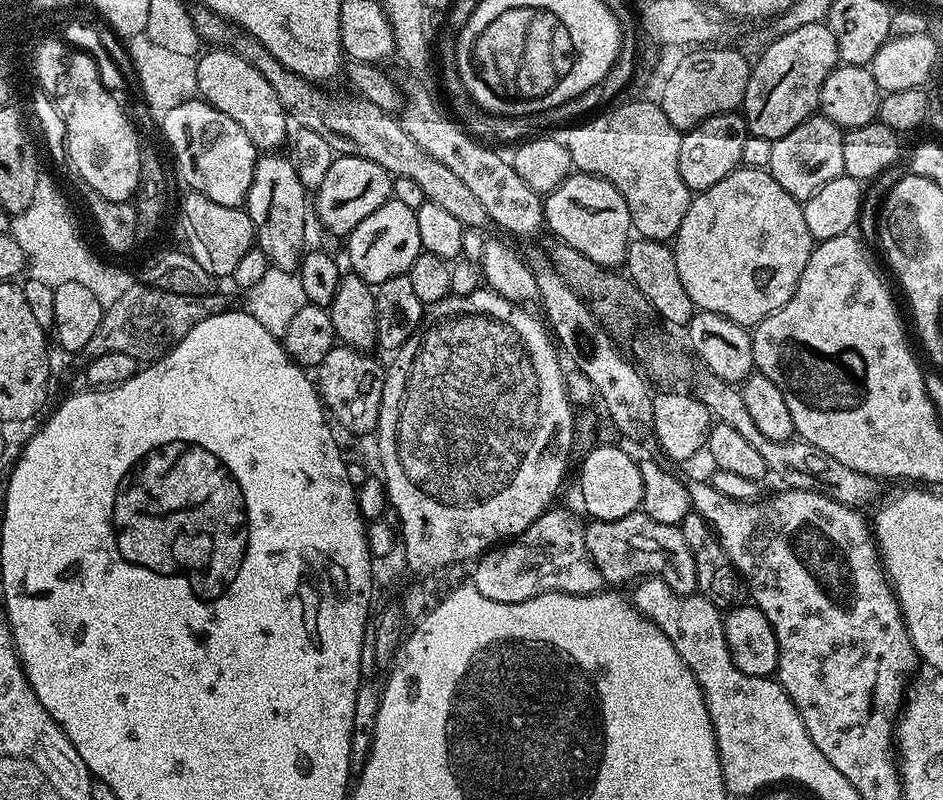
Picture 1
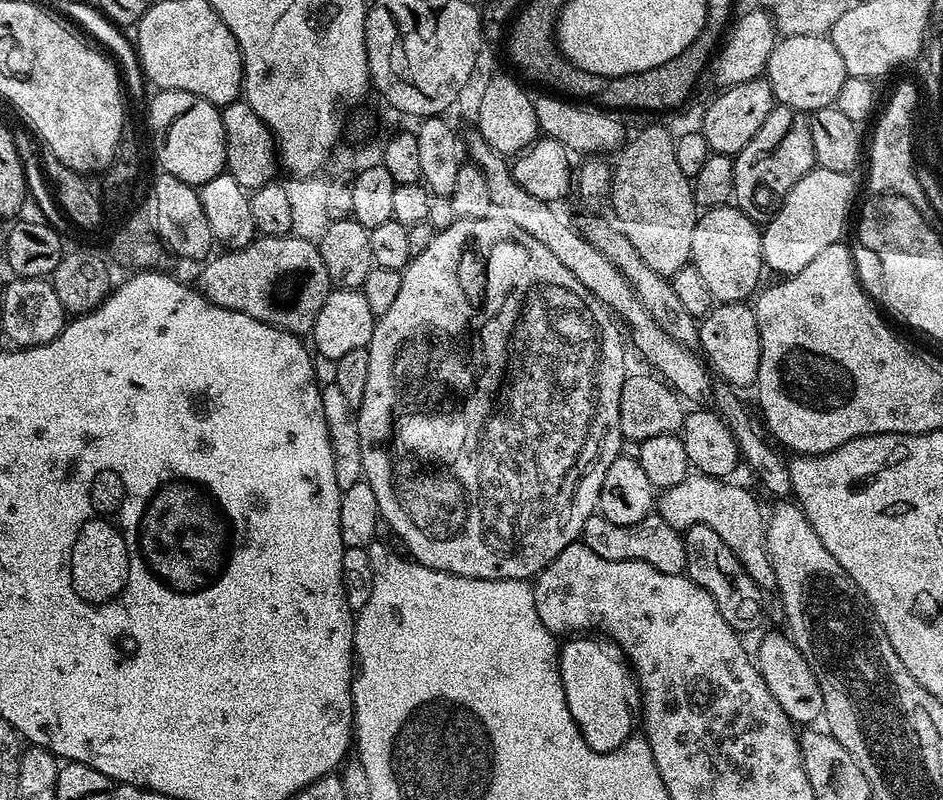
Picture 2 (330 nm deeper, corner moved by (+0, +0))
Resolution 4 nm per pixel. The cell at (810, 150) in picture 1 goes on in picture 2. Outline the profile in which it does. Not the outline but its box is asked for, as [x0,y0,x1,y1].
[732,106,817,210]

